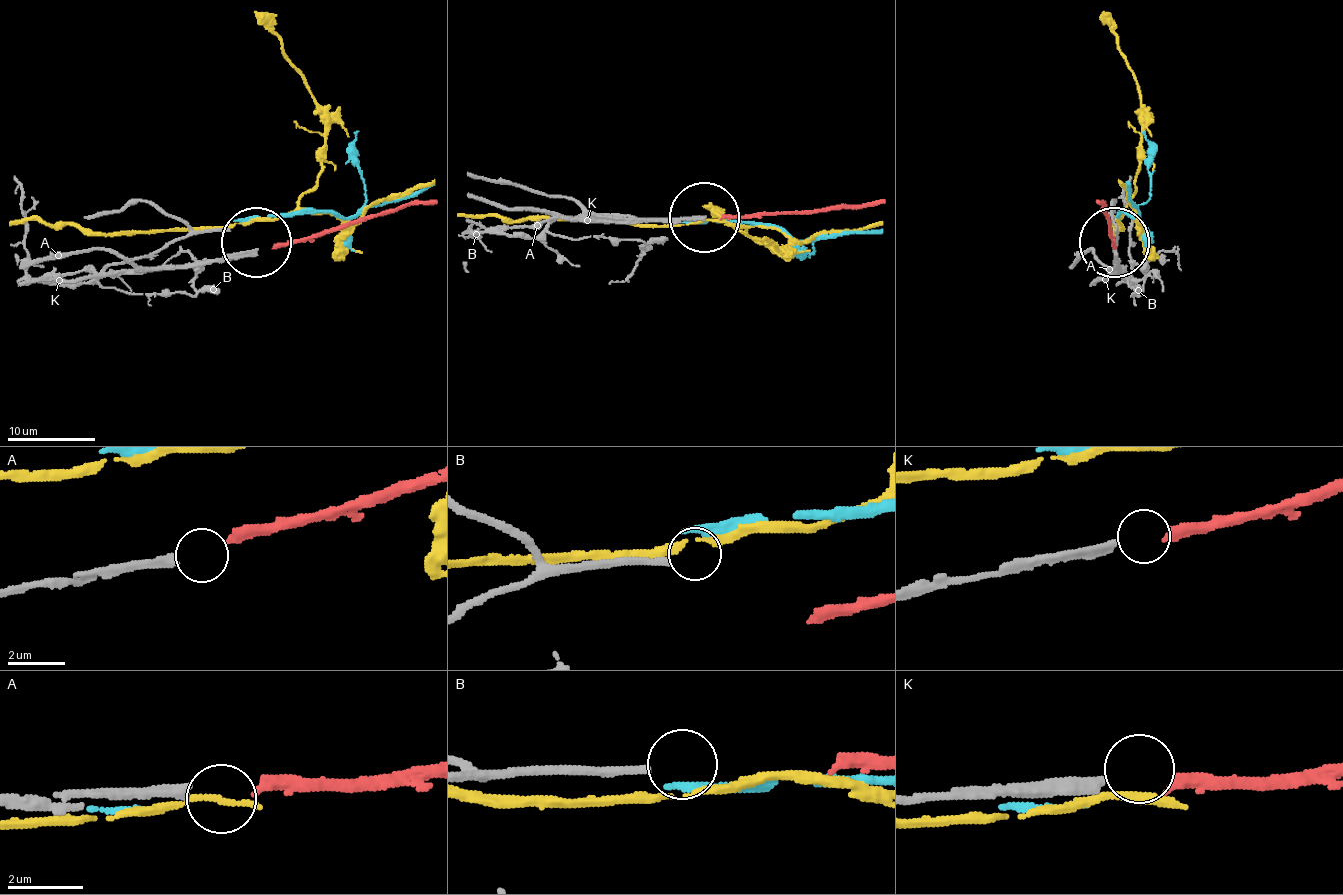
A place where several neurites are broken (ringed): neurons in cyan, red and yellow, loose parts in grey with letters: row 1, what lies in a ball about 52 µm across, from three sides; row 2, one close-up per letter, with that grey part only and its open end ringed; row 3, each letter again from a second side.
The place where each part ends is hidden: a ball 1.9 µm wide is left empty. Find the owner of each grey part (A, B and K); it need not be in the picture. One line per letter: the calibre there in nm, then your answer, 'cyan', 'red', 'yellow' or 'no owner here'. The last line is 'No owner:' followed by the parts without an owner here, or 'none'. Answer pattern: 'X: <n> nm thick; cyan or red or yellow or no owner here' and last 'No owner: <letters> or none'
A: 340 nm thick; no owner here
B: 200 nm thick; no owner here
K: 320 nm thick; red
No owner: A, B

